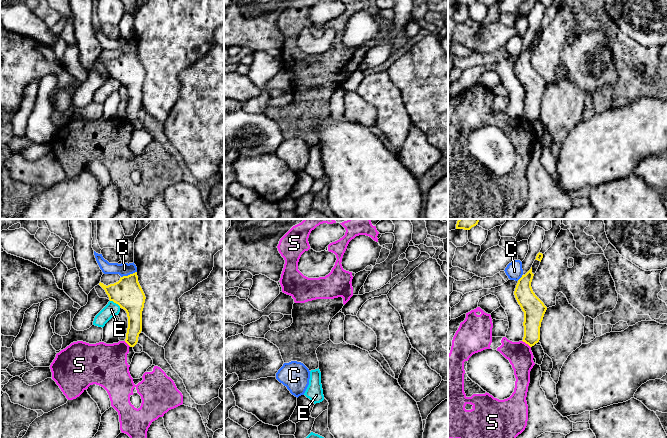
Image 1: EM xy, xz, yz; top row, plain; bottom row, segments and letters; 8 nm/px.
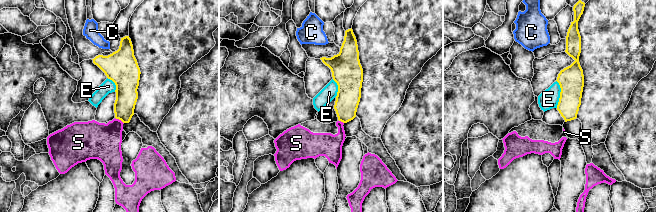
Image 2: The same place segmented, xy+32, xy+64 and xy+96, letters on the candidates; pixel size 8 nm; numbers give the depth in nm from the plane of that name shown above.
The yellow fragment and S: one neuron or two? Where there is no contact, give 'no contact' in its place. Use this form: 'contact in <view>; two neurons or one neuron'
contact in yz; two neurons

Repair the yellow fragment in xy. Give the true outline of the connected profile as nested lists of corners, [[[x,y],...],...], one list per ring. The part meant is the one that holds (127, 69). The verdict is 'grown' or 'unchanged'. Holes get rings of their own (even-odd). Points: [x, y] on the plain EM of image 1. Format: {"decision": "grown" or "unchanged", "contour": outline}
{"decision": "unchanged", "contour": [[[137,48],[123,52],[114,60],[99,61],[105,66],[110,77],[124,85],[128,93],[128,104],[125,118],[134,123],[142,107],[142,87],[145,79],[145,70],[138,58]]]}

